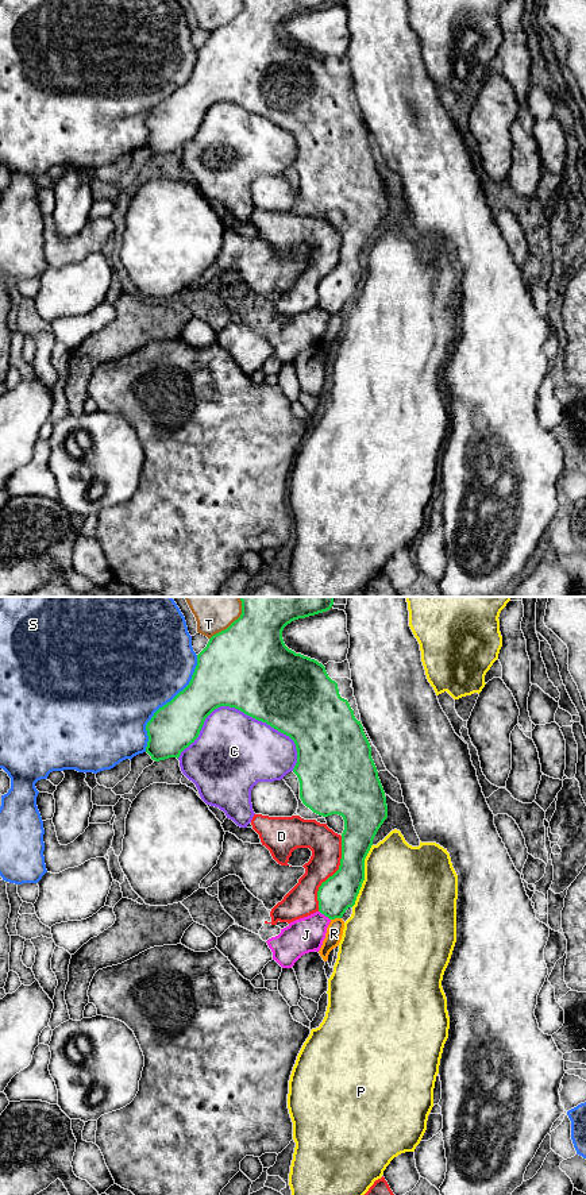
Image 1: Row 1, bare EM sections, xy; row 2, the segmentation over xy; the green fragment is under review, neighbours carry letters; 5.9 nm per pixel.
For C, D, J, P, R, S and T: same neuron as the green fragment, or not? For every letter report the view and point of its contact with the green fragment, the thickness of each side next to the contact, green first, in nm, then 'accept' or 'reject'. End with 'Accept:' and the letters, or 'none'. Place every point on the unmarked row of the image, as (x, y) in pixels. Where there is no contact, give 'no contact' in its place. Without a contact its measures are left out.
C: contact xy (234, 101); calibres 500 and 440 nm; reject
D: contact xy (334, 269); calibres 220 and 190 nm; reject
J: contact xy (324, 309); calibres 220 and 200 nm; reject
P: contact xy (363, 270); calibres 220 and 480 nm; reject
R: contact xy (335, 312); calibres 220 and 100 nm; reject
S: contact xy (168, 97); calibres 280 and 500 nm; reject
T: contact xy (231, 19); calibres 480 and 180 nm; reject
Accept: none

